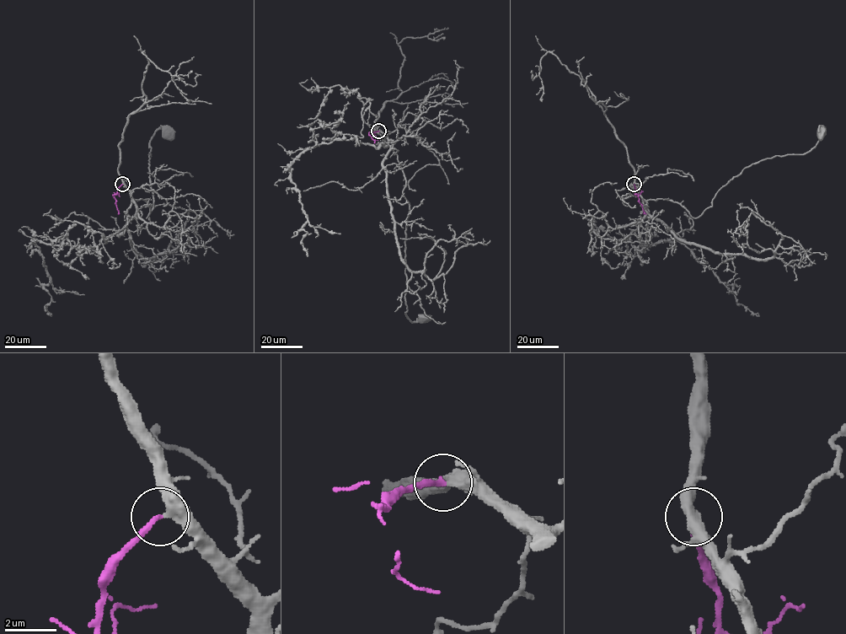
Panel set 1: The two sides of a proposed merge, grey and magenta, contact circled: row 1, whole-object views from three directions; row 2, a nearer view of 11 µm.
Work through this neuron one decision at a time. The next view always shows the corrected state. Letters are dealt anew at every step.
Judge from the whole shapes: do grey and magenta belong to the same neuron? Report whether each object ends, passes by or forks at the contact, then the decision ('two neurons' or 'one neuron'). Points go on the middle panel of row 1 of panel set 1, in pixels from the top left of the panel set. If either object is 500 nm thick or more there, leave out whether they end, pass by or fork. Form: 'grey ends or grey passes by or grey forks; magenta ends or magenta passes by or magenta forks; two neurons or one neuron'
grey passes by; magenta ends; one neuron

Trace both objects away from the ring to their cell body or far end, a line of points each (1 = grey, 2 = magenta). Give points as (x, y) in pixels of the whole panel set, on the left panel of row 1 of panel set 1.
1: (122, 184), (132, 200), (141, 199), (148, 203), (147, 217), (153, 206), (149, 141), (157, 130), (165, 131)
2: (122, 184), (117, 193), (112, 195), (118, 214)

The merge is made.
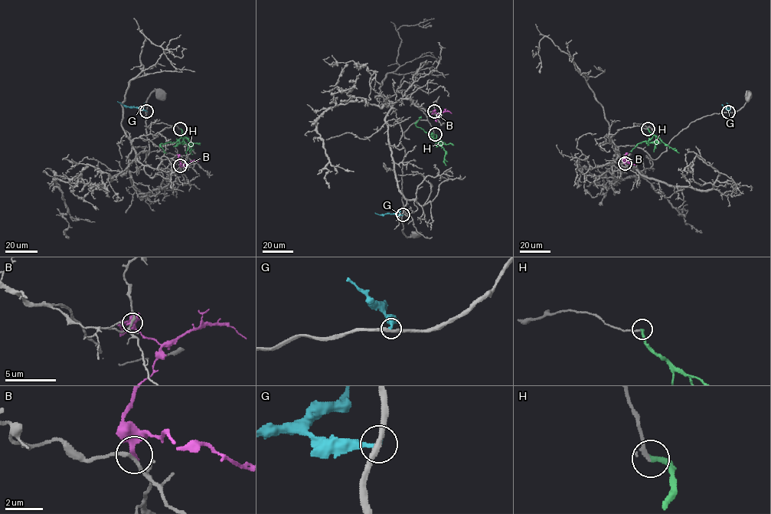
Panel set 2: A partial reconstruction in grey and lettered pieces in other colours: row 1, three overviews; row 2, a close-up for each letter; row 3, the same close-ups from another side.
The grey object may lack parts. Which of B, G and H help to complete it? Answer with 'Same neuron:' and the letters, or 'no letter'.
Same neuron: no letter

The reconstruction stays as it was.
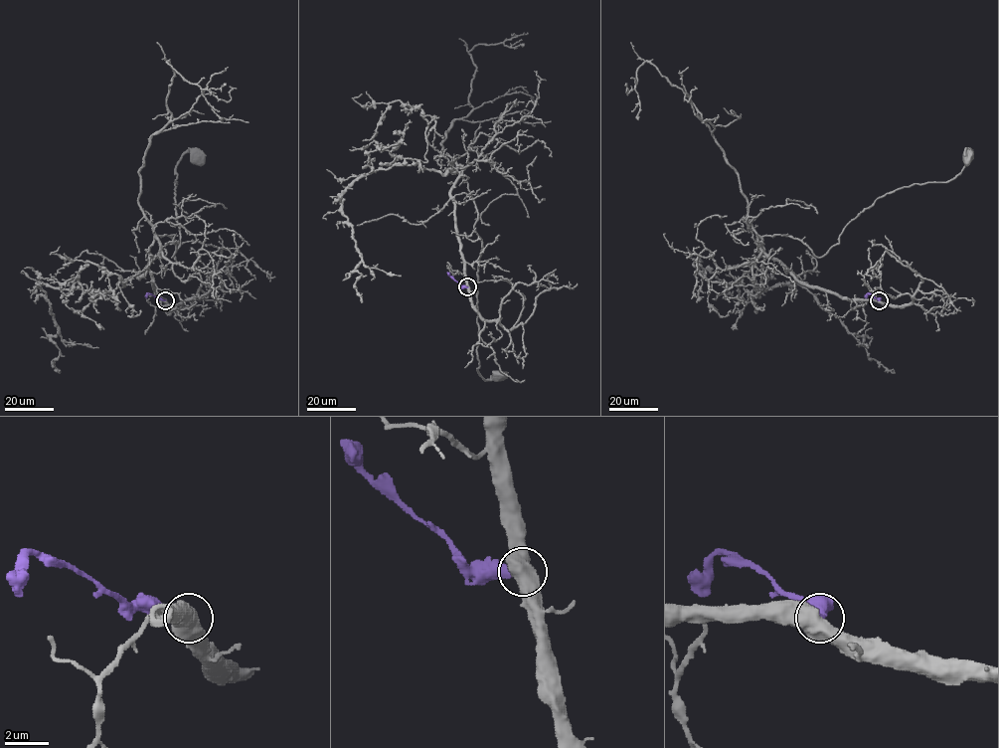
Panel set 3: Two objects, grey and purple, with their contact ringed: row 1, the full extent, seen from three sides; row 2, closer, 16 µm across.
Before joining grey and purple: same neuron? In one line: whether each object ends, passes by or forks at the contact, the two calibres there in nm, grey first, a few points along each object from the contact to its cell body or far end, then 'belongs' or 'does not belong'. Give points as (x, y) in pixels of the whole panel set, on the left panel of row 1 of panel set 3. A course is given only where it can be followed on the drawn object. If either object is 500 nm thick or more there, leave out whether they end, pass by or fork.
500/240 nm | grey via (165, 300), (149, 264), (159, 252), (155, 236), (172, 239), (172, 257), (179, 247), (175, 166), (194, 154) | purple via (165, 300), (148, 293), (146, 297) | does not belong

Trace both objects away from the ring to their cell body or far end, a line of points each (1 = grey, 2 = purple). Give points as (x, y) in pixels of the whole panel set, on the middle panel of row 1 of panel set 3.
1: (467, 286), (451, 195), (459, 166), (477, 211), (474, 230), (482, 245), (477, 372), (485, 379), (496, 376)
2: (467, 287), (462, 286), (448, 273)

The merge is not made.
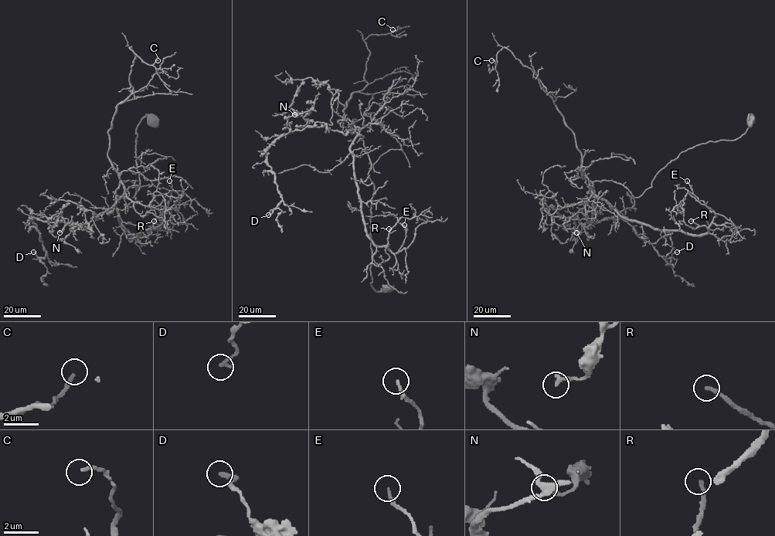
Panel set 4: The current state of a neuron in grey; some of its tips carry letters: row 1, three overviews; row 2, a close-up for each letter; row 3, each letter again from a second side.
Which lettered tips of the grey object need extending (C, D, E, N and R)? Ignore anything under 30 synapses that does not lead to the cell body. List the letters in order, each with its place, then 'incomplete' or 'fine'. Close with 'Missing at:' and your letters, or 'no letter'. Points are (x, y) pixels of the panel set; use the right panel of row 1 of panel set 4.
C: place (491, 60); incomplete
D: place (677, 252); fine
E: place (687, 181); fine
N: place (576, 232); fine
R: place (691, 221); incomplete
Missing at: C, R

